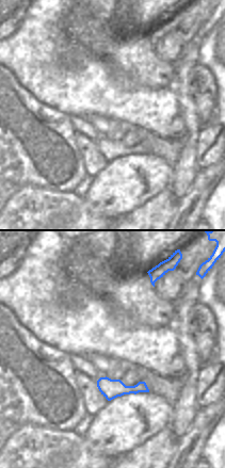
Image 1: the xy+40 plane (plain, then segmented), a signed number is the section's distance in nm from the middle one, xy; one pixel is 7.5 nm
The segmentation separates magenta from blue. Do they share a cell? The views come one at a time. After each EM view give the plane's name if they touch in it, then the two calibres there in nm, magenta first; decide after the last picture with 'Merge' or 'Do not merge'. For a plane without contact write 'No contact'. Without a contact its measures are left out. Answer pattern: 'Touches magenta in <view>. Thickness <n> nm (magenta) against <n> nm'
No contact

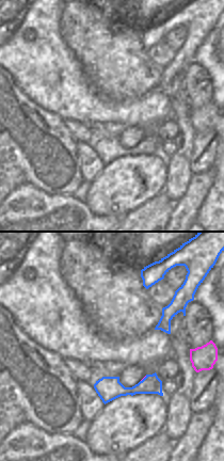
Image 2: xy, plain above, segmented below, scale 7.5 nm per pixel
Touches magenta in xy. Thickness 20 nm (magenta) against 160 nm

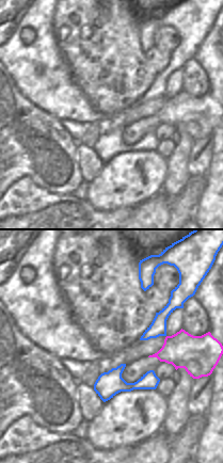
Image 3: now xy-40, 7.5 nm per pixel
No contact

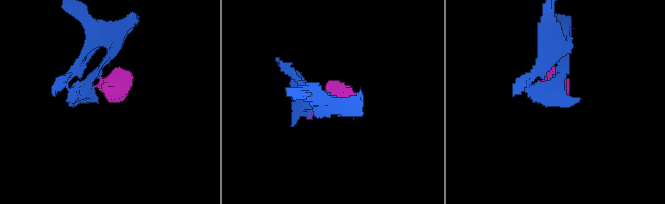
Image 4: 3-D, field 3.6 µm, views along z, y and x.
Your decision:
Do not merge

